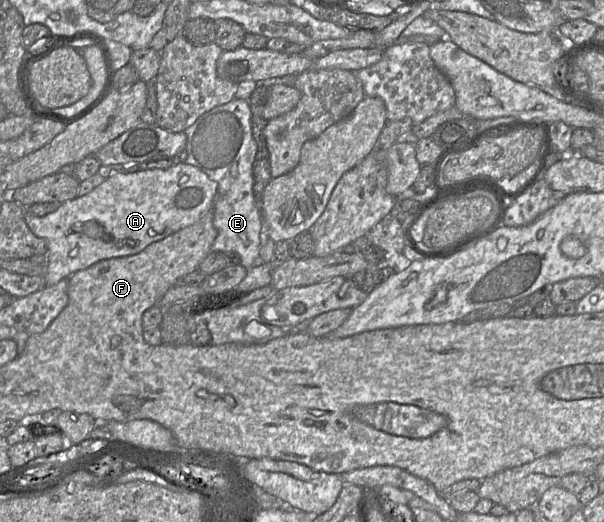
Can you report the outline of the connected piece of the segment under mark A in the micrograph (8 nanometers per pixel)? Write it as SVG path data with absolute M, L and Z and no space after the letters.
M177 163L167 169L112 174L87 195L65 201L57 210L43 217L26 211L24 218L27 226L47 244L47 264L43 276L45 285L57 284L99 261L140 253L150 244L193 225L203 215L213 211L217 192L218 183L203 171L186 163Z

